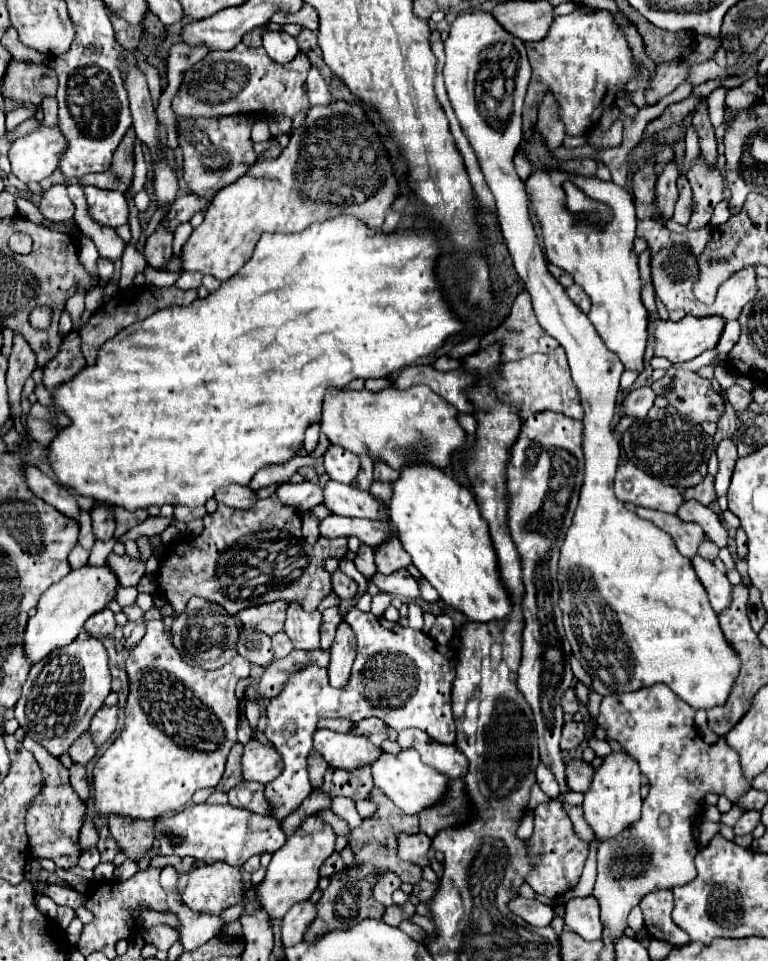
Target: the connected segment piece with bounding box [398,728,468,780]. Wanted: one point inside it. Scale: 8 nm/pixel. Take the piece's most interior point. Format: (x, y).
(449, 760)

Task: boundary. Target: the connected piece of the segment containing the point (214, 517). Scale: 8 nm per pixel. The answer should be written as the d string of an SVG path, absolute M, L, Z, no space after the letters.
M272 494L266 500L258 500L250 510L236 510L218 504L214 514L204 516L204 532L200 536L186 536L176 544L170 544L168 556L160 564L160 574L156 578L158 590L164 592L166 600L172 604L174 612L180 614L186 608L186 602L192 596L208 598L218 602L230 614L236 614L248 606L258 606L274 600L298 602L306 612L314 612L320 600L332 590L330 574L322 568L322 562L328 556L342 558L348 550L346 538L324 538L320 536L316 544L308 544L302 536L302 518L300 512L292 506L286 506Z

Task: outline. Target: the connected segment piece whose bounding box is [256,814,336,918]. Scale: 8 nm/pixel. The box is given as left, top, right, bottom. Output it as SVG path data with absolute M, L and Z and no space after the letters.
M310 814L292 836L288 836L286 844L278 848L276 854L272 856L264 882L256 886L258 900L270 914L270 918L283 918L290 910L290 906L310 898L310 894L318 888L320 866L324 864L326 858L332 856L334 844L336 844L336 832L332 830L330 824L326 824L314 814Z

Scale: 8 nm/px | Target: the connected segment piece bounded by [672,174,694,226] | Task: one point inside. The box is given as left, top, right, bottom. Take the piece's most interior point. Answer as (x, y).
(683, 209)

